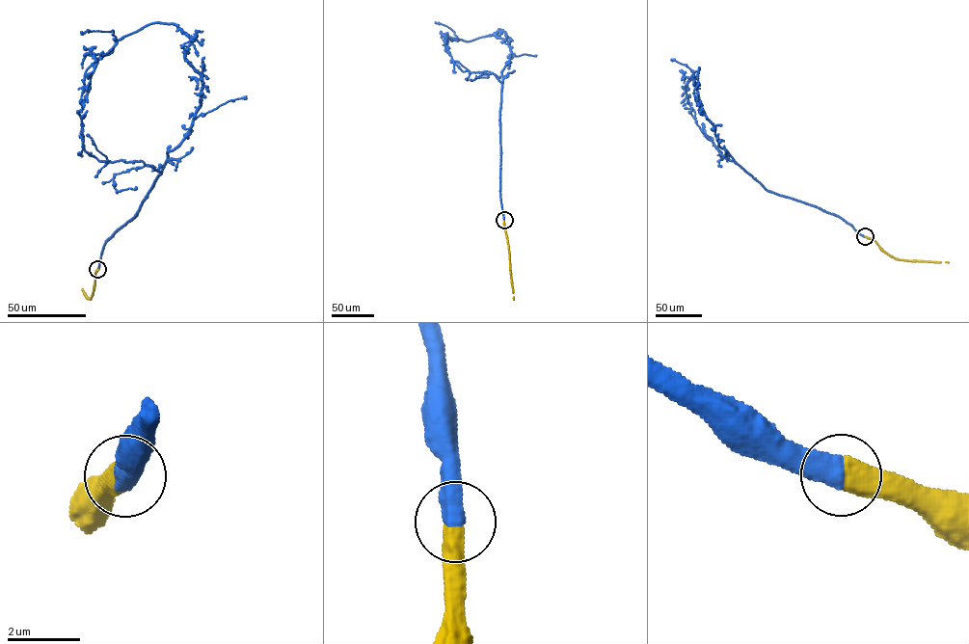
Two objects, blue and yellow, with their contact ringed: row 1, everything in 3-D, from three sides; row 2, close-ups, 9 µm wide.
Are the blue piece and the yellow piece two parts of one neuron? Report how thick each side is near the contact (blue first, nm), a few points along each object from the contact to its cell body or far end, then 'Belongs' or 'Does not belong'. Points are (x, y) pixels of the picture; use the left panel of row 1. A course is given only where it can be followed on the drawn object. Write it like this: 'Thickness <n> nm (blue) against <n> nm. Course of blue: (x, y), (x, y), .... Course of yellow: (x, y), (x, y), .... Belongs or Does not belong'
Thickness 600 nm (blue) against 600 nm. Course of blue: (97, 270), (200, 104), (190, 38), (155, 22), (119, 39), (85, 72), (82, 109). Course of yellow: (97, 270), (91, 298), (82, 289). Belongs

